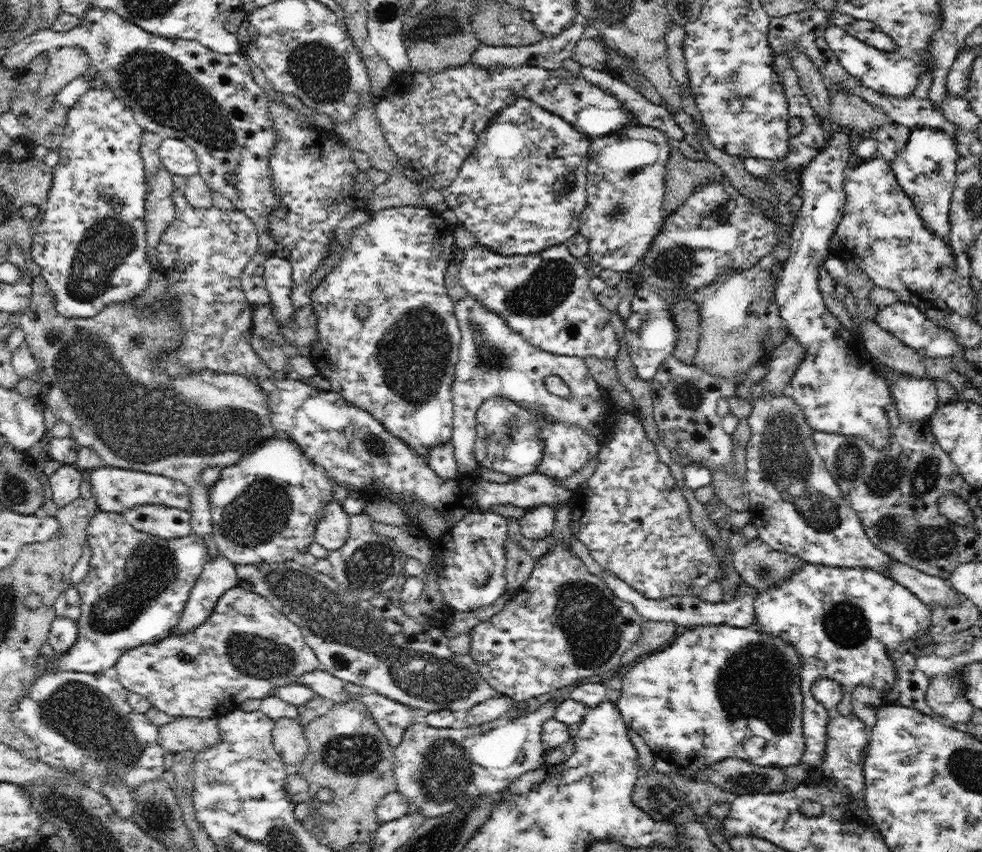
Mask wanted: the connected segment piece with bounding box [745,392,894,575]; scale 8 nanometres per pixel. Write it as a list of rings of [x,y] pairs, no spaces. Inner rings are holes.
[[[766,394],[756,398],[750,410],[748,425],[752,437],[746,447],[746,483],[749,496],[749,511],[759,537],[772,550],[799,556],[810,564],[842,566],[846,568],[870,568],[882,575],[890,562],[888,553],[878,549],[866,536],[858,513],[851,507],[849,499],[842,494],[838,481],[827,469],[818,446],[812,439],[814,430],[808,424],[798,403],[787,394]]]

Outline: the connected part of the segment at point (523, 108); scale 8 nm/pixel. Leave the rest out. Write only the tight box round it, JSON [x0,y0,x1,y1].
[441,97,591,256]

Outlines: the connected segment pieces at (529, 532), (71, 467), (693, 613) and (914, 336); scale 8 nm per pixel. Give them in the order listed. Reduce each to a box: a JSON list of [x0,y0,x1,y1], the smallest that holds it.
[[520,505,556,540],[49,464,84,507],[601,572,755,629],[875,301,964,360]]

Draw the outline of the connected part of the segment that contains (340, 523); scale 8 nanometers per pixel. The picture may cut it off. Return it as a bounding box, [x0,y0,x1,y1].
[315,500,351,551]

